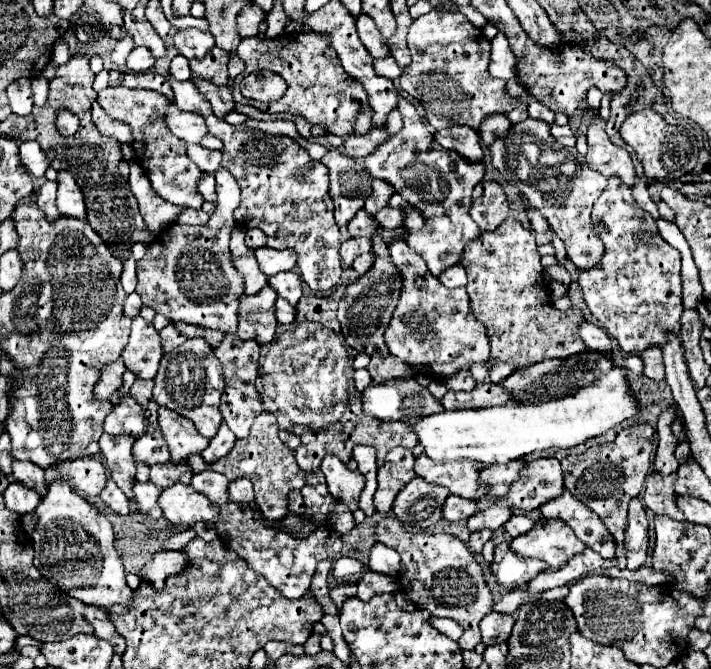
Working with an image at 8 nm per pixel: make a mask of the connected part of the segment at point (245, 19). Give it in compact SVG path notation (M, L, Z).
M246 5L240 13L238 13L238 33L240 37L250 37L250 35L258 35L258 23L266 17L266 13L256 5Z

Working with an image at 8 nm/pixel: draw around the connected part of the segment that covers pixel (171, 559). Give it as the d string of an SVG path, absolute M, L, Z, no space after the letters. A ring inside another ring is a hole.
M160 551L156 553L138 573L140 579L146 579L154 589L164 587L164 579L172 573L180 573L186 567L186 555L180 551Z

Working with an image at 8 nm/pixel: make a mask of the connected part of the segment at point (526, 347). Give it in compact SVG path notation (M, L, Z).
M508 217L498 229L484 231L476 241L470 241L464 247L462 265L468 273L470 307L474 317L484 323L490 339L490 365L506 361L528 367L544 359L566 359L586 351L576 333L578 323L584 319L582 311L558 311L552 305L534 235L516 219Z

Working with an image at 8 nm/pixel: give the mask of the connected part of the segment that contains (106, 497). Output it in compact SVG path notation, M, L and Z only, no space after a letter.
M112 479L106 481L106 487L102 489L100 499L102 499L110 509L114 509L114 511L120 513L120 515L128 515L128 513L130 513L130 509L128 509L128 497L124 497L124 491L122 491Z

